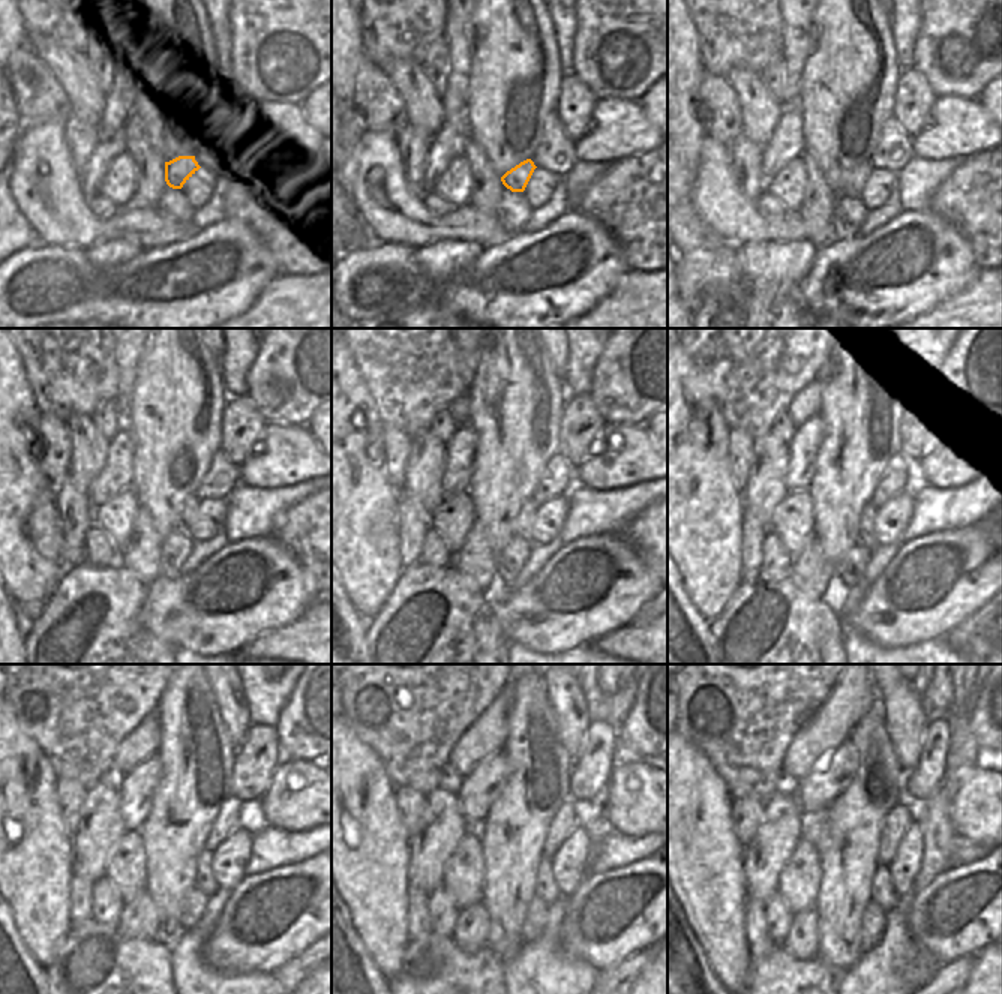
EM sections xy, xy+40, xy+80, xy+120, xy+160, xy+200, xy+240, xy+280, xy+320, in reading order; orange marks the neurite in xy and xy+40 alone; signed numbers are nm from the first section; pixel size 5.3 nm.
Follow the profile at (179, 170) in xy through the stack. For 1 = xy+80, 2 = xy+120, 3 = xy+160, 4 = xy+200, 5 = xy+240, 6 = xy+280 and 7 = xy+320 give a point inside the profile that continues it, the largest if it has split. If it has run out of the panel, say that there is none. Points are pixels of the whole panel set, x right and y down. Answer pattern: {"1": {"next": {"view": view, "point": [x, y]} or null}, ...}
{"1": {"next": {"view": "xy+80", "point": [858, 177]}}, "2": {"next": {"view": "xy+120", "point": [191, 507]}}, "3": {"next": {"view": "xy+160", "point": [528, 511]}}, "4": {"next": {"view": "xy+200", "point": [867, 538]}}, "5": {"next": {"view": "xy+240", "point": [204, 880]}}, "6": {"next": {"view": "xy+280", "point": [546, 889]}}, "7": {"next": {"view": "xy+320", "point": [882, 892]}}}

